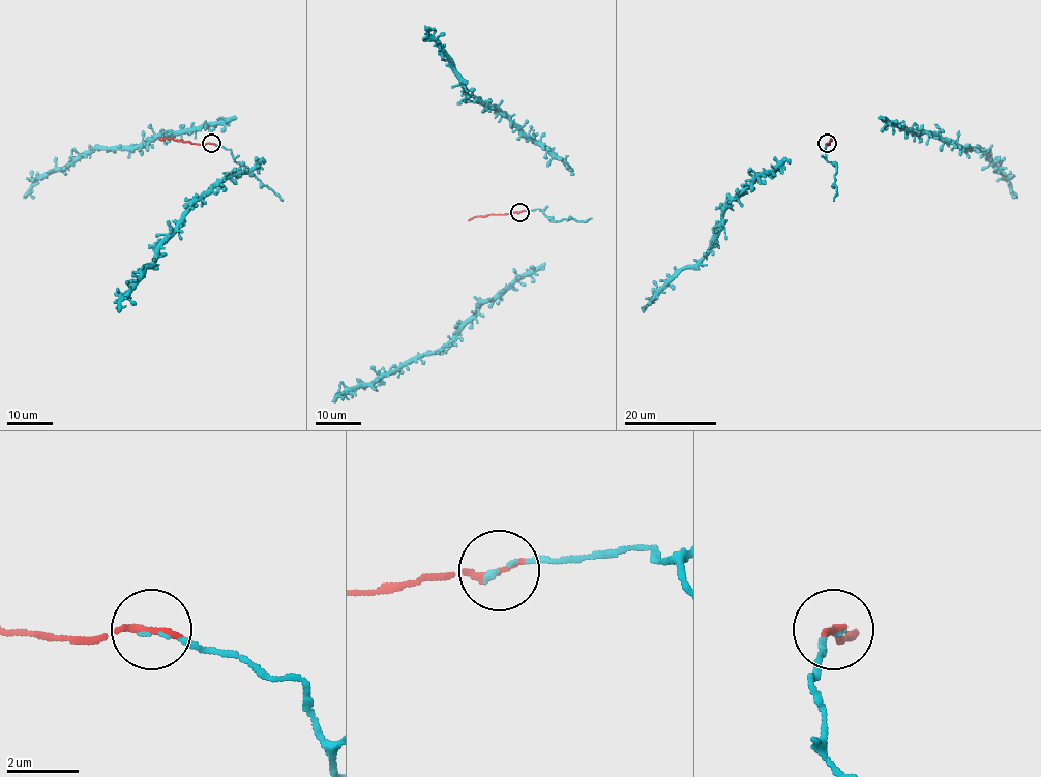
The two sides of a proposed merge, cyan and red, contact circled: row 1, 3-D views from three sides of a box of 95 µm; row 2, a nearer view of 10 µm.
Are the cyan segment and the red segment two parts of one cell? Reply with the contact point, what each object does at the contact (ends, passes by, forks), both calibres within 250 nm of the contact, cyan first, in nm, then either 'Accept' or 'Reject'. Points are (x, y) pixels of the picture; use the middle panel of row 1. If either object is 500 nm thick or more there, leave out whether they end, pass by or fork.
Place: (519, 212). At the ring cyan ends. At the ring red ends. Thickness 100 nm (cyan) against 220 nm. Accept

